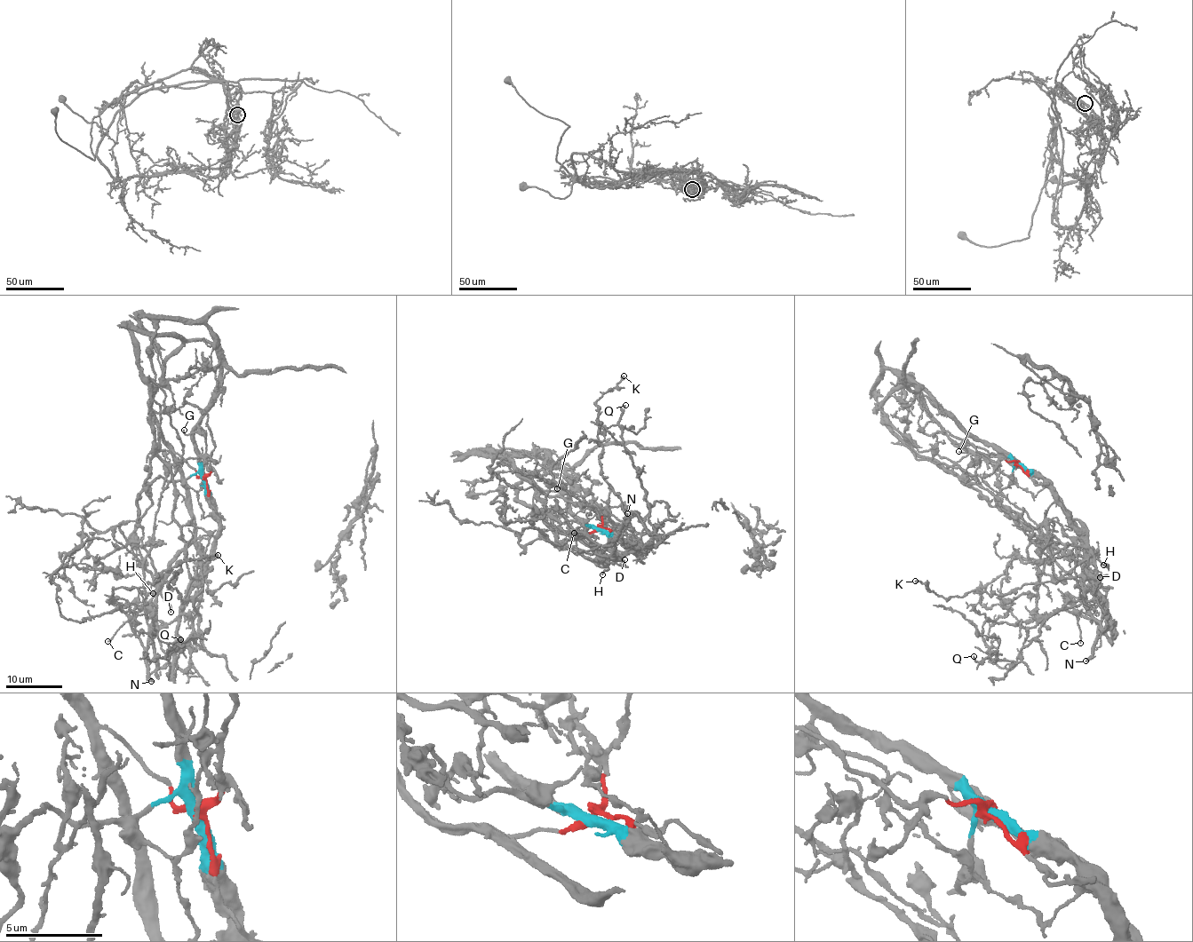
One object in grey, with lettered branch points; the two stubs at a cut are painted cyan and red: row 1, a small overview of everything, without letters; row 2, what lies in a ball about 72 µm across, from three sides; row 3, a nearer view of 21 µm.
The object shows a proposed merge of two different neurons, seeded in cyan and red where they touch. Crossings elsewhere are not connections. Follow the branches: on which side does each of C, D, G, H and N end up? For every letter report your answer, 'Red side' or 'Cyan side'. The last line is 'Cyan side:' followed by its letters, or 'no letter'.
C: Cyan side
D: Cyan side
G: Cyan side
H: Red side
N: Cyan side
Cyan side: C, D, G, N

